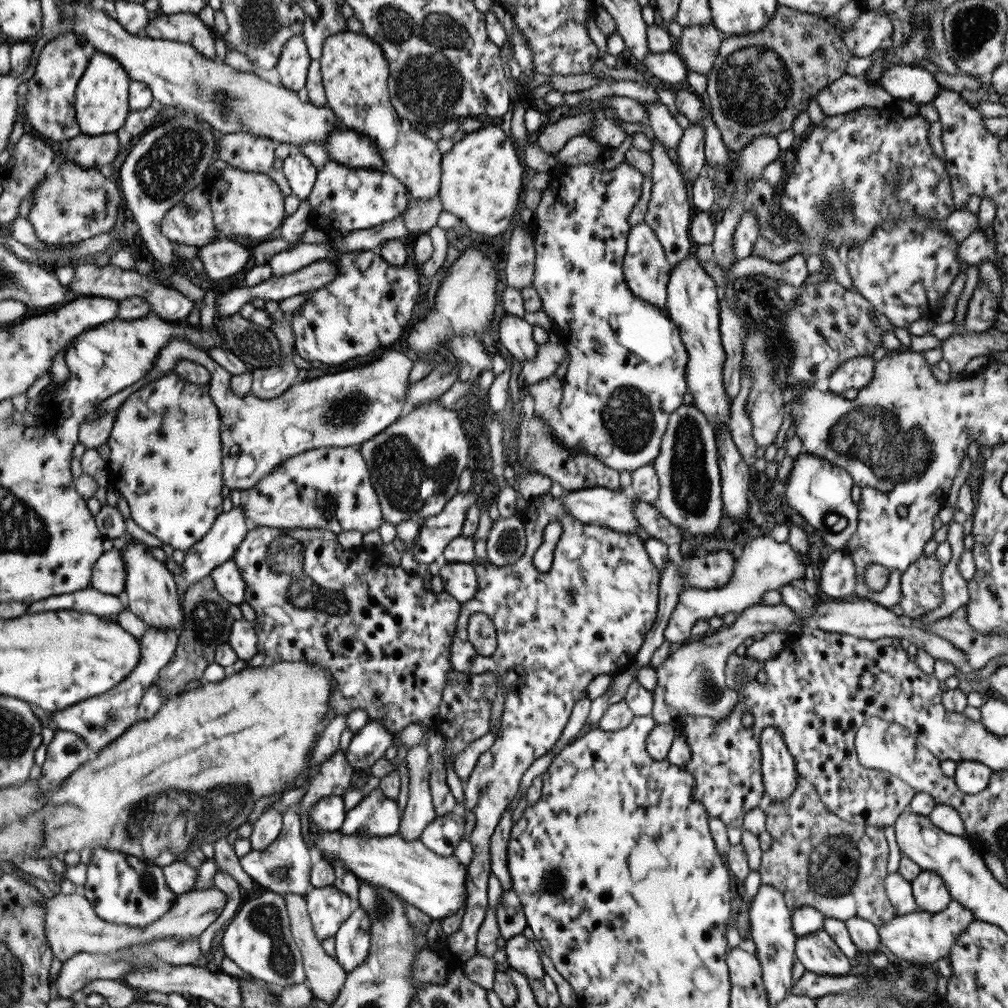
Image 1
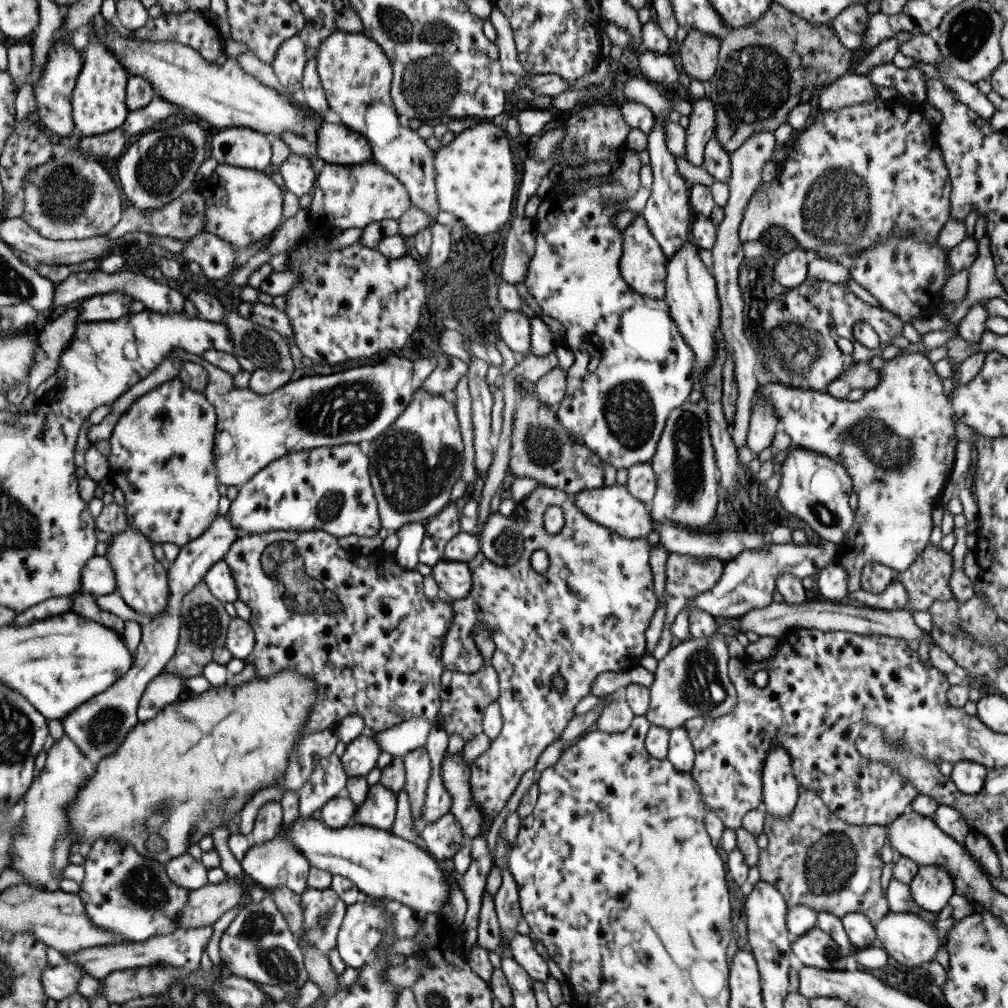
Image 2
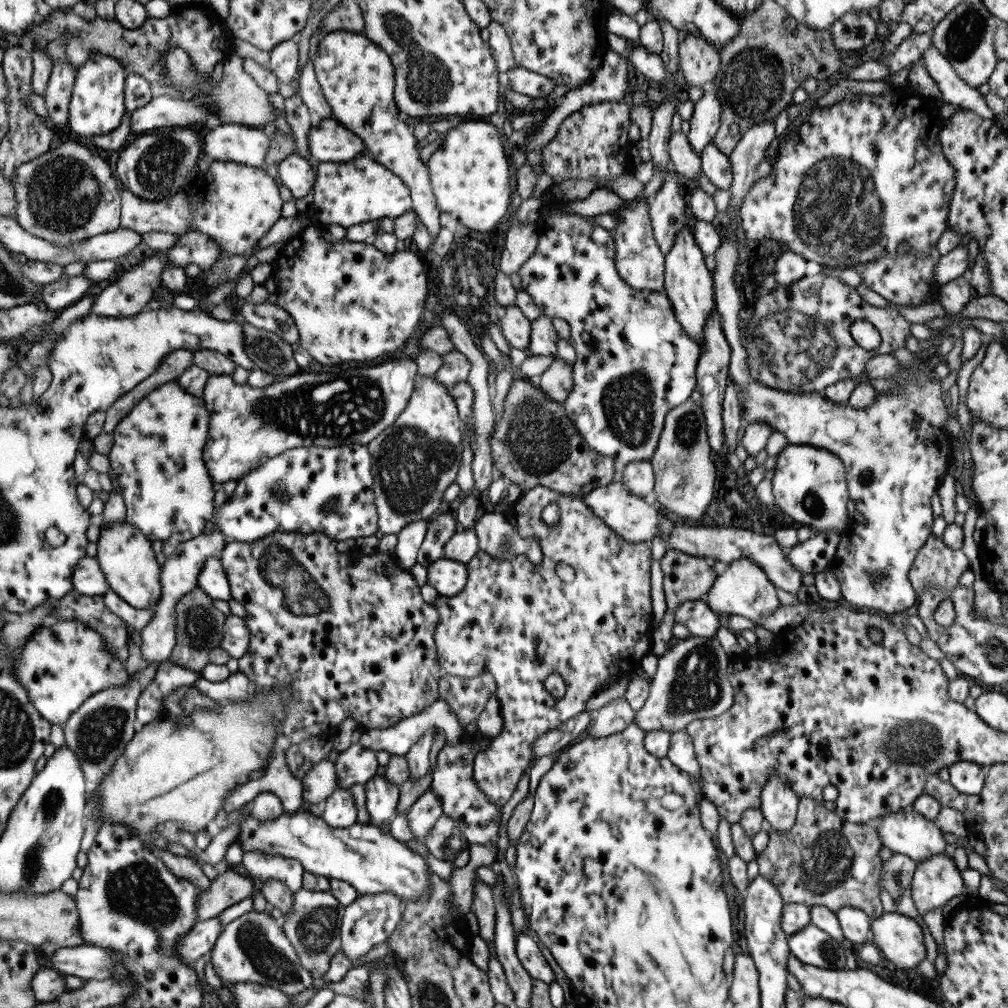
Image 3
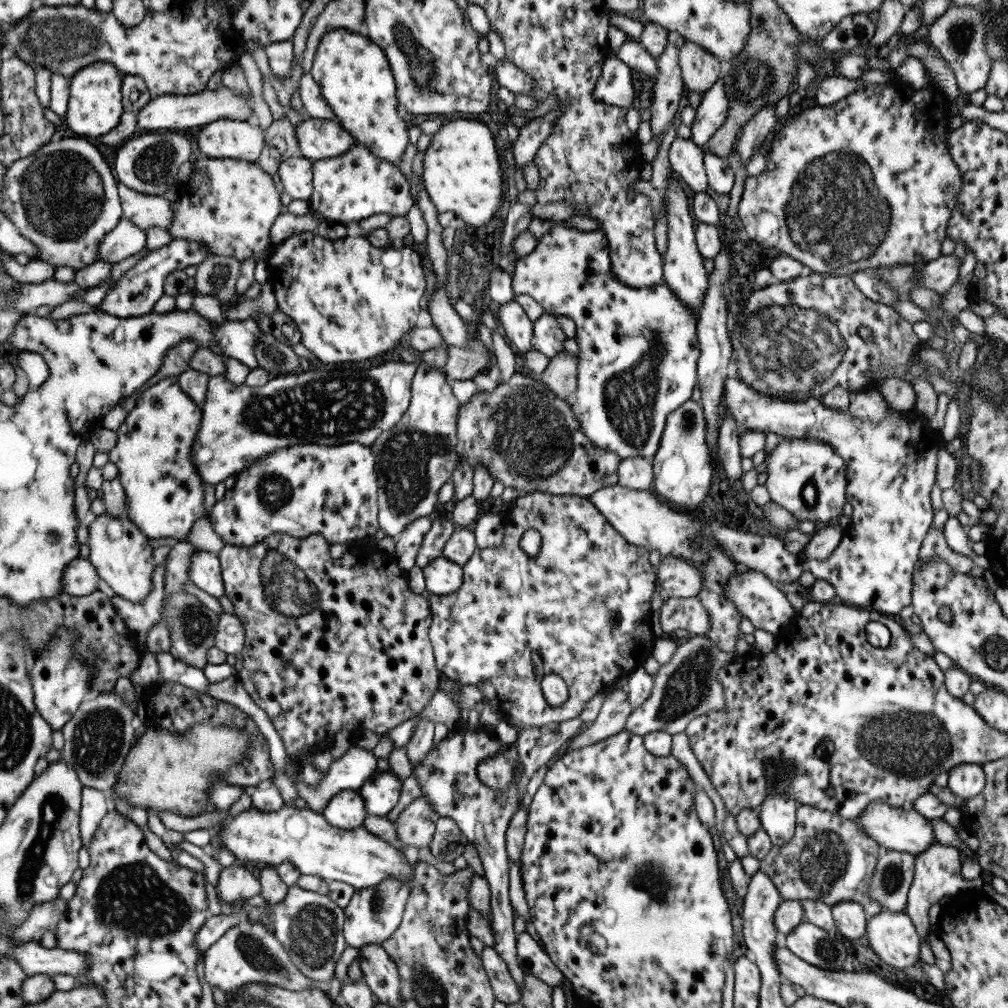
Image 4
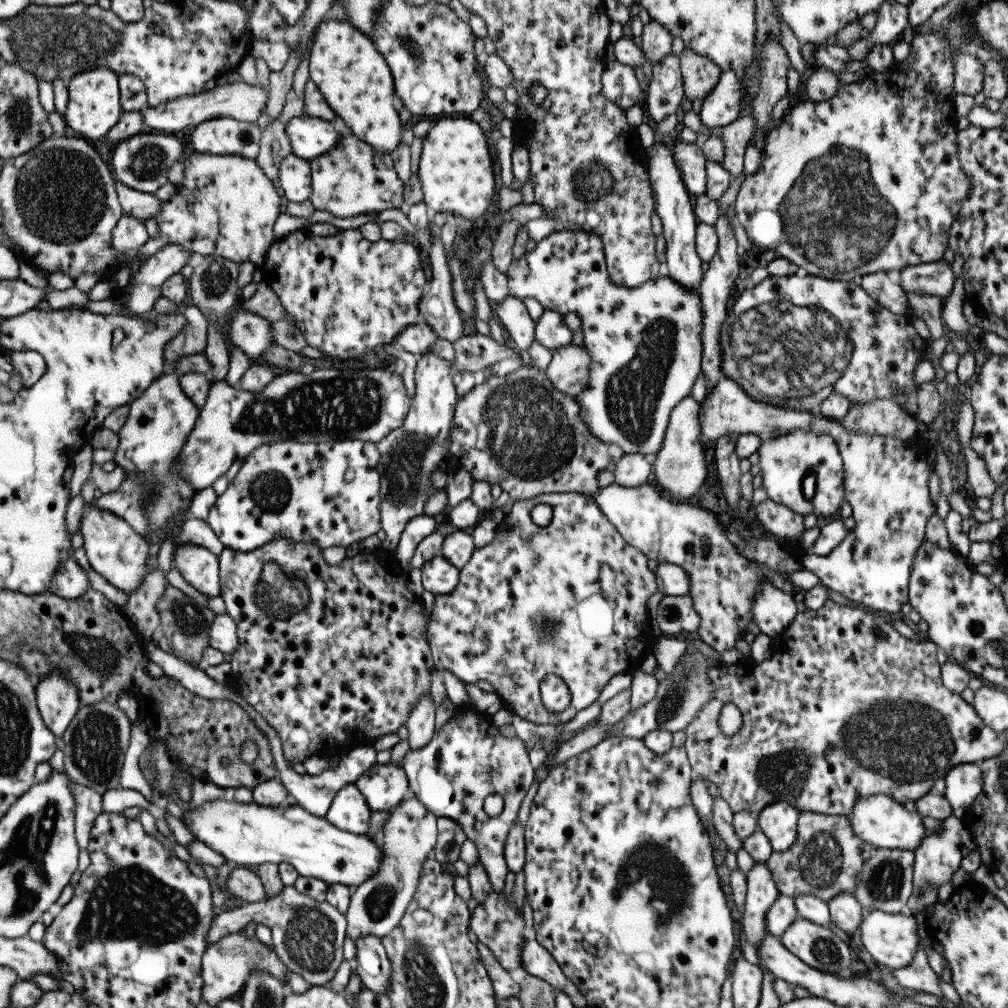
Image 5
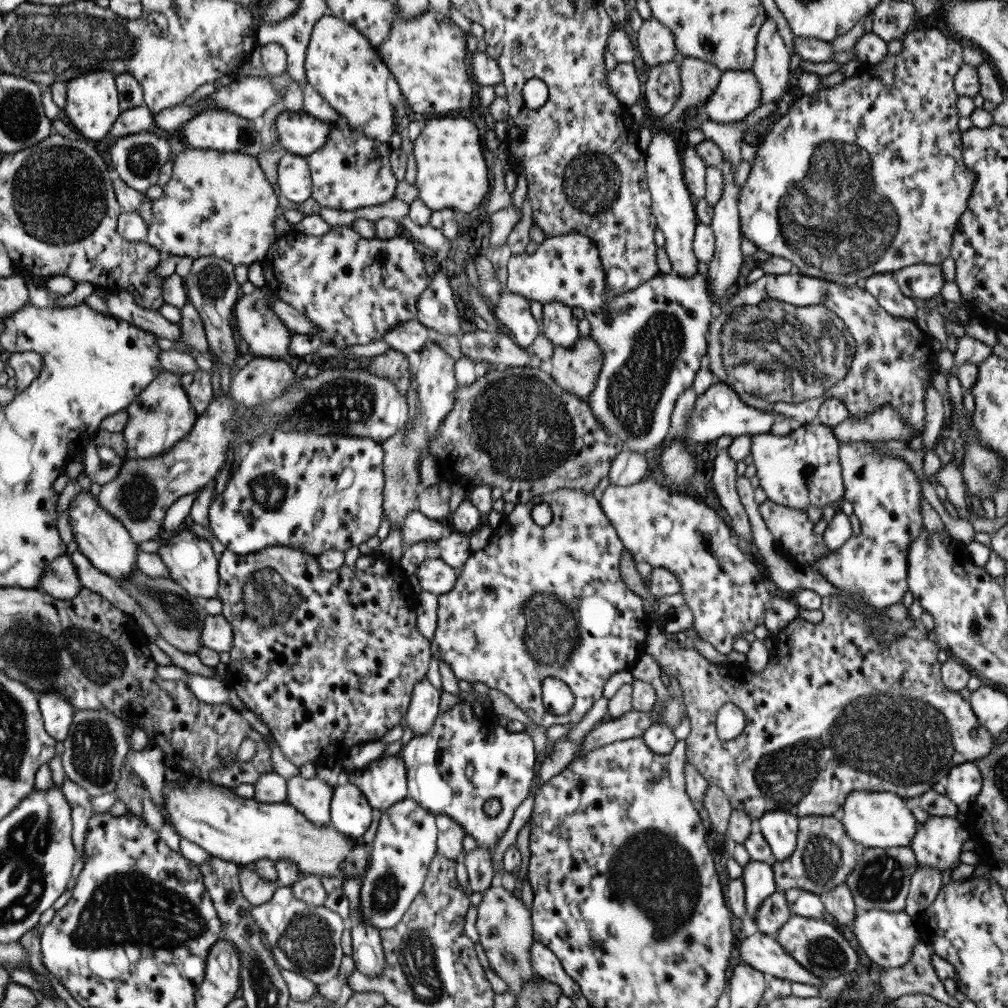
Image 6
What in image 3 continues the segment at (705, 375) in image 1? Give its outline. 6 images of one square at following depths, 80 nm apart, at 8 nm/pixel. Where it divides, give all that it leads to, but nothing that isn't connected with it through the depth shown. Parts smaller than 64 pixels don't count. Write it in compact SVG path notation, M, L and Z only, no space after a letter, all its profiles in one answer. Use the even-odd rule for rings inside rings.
M690 224L676 230L673 244L669 252L664 254L664 293L672 304L674 315L678 323L684 328L687 336L693 339L699 346L701 333L706 318L710 315L714 306L712 273L703 264L704 254L695 244Z

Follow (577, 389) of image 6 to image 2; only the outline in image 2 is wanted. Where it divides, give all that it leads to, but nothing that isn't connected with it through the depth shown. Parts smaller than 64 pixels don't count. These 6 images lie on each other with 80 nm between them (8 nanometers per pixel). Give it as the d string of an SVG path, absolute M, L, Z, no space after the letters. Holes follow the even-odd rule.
M557 364L536 380L532 392L540 403L549 407L551 412L556 412L559 407L558 404L563 398L565 385L566 371Z

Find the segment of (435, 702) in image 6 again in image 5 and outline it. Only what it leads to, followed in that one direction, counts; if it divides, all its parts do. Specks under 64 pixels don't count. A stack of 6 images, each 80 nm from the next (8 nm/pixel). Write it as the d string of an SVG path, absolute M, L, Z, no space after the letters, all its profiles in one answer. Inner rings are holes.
M427 696L419 698L409 711L407 720L404 722L407 729L409 749L421 748L435 732L433 727L434 718L434 702Z

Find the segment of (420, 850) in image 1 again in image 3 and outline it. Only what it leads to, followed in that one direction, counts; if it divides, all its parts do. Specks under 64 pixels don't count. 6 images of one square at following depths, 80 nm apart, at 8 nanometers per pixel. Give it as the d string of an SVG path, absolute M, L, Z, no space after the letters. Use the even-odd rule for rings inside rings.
M299 810L292 813L282 812L277 818L258 821L251 815L239 821L236 840L241 850L245 852L263 852L264 854L278 854L285 858L296 860L303 867L304 872L310 872L327 879L337 879L350 884L359 895L381 894L391 892L402 902L419 900L419 897L429 896L427 863L421 855L413 853L401 841L394 839L391 834L381 831L373 824L353 823L347 828L330 827L321 817L313 815L311 811Z

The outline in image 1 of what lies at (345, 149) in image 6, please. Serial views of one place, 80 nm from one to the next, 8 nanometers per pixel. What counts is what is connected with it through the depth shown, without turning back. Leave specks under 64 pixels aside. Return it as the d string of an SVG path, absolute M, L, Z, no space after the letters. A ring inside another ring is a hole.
M331 160L316 171L306 200L311 206L310 220L314 227L337 230L341 234L381 226L397 219L408 205L405 187L389 173L351 168Z

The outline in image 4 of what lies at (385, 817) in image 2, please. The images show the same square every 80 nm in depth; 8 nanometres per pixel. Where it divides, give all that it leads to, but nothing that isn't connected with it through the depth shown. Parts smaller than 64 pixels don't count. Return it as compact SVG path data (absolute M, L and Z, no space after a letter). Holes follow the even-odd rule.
M389 770L375 772L357 789L368 814L386 815L399 798L402 780Z

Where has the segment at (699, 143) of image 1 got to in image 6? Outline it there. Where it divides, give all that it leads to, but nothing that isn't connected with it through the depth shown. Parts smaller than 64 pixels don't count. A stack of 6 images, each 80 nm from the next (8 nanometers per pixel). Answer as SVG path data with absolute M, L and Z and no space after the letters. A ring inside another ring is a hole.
M723 71L712 95L703 104L702 119L719 124L737 122L760 105L760 89L755 76L748 71Z

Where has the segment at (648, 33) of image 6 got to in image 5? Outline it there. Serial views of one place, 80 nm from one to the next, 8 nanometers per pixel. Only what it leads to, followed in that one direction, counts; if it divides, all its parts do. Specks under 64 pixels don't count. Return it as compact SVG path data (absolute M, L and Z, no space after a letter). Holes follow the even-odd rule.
M650 20L642 26L639 38L636 40L644 58L652 64L659 62L671 52L672 34L657 22Z

